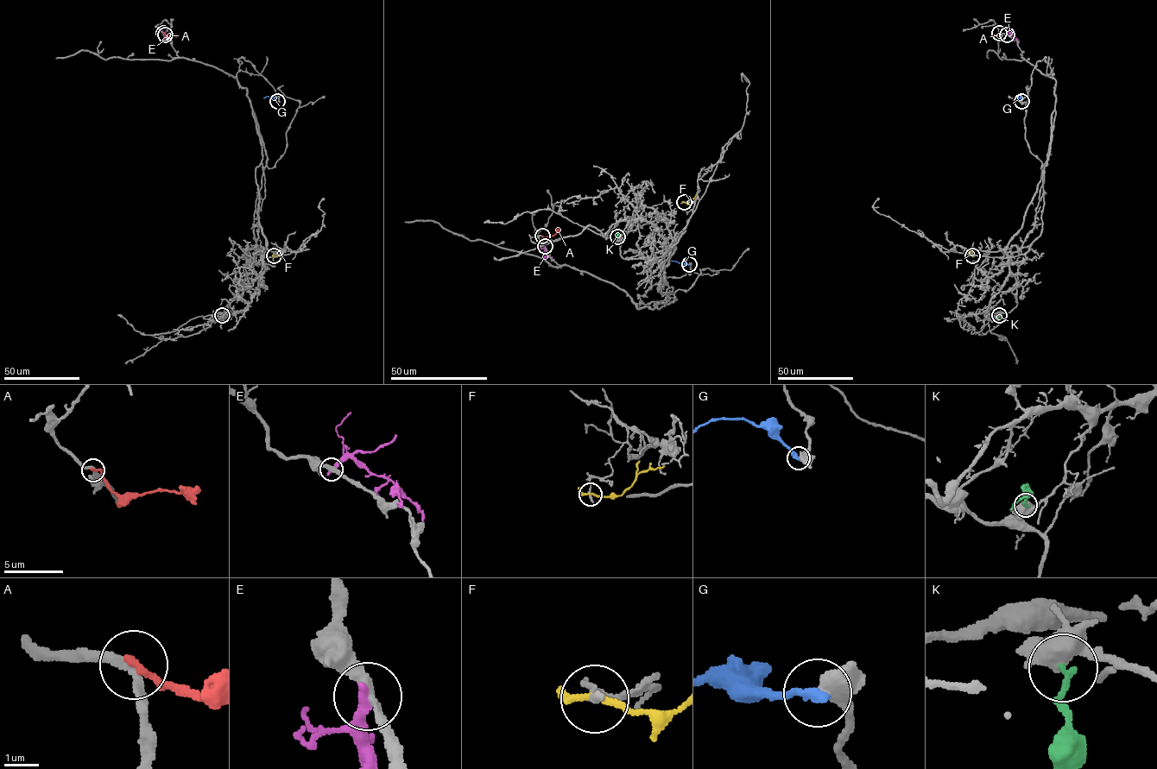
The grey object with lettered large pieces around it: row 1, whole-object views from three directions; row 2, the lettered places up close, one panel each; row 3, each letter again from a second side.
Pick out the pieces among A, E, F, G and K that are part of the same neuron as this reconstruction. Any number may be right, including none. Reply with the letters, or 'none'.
none

